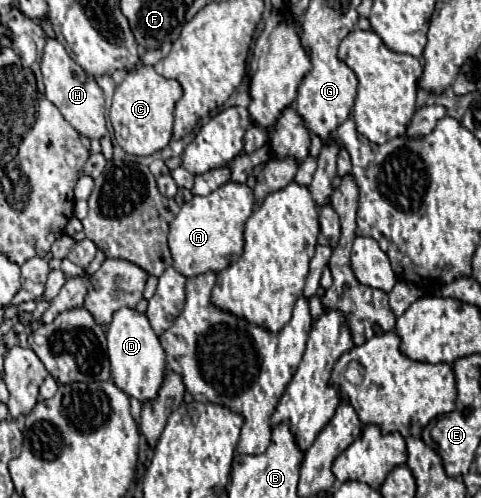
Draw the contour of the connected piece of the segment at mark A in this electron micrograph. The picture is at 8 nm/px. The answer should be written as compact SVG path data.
M227 182L207 196L193 196L189 202L185 202L181 206L181 212L169 224L169 248L173 254L173 268L179 274L183 274L185 278L203 274L207 270L219 272L219 270L227 268L231 262L235 262L243 254L245 222L253 214L253 208L255 208L253 190L247 184L239 184L239 182Z

